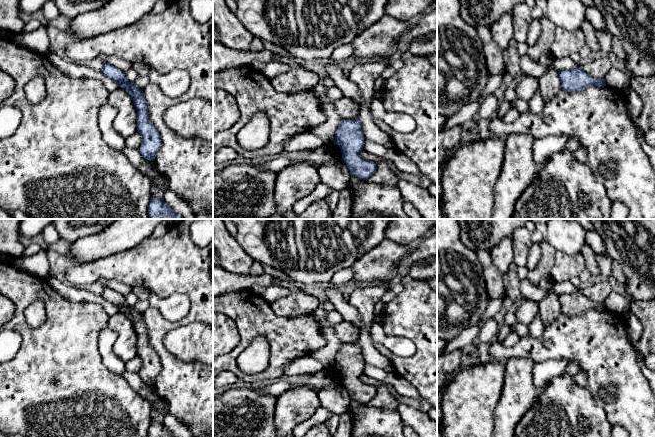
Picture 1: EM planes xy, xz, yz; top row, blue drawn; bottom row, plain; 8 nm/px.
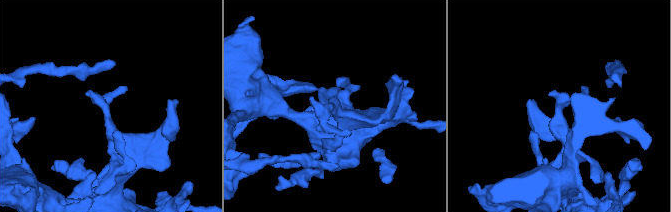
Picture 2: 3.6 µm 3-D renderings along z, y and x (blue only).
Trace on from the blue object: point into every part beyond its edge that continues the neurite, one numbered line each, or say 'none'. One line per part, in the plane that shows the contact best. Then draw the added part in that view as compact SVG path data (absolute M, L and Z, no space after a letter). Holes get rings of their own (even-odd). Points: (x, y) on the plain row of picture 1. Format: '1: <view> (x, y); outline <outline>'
none

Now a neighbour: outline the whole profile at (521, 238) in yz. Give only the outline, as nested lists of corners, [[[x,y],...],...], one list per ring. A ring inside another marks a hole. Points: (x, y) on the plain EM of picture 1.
[[[525,227],[517,228],[512,234],[513,261],[518,267],[527,265],[527,256],[532,244],[531,232]]]

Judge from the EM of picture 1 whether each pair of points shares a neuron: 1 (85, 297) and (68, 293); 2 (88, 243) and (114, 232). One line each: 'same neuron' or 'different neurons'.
1: same neuron
2: same neuron

